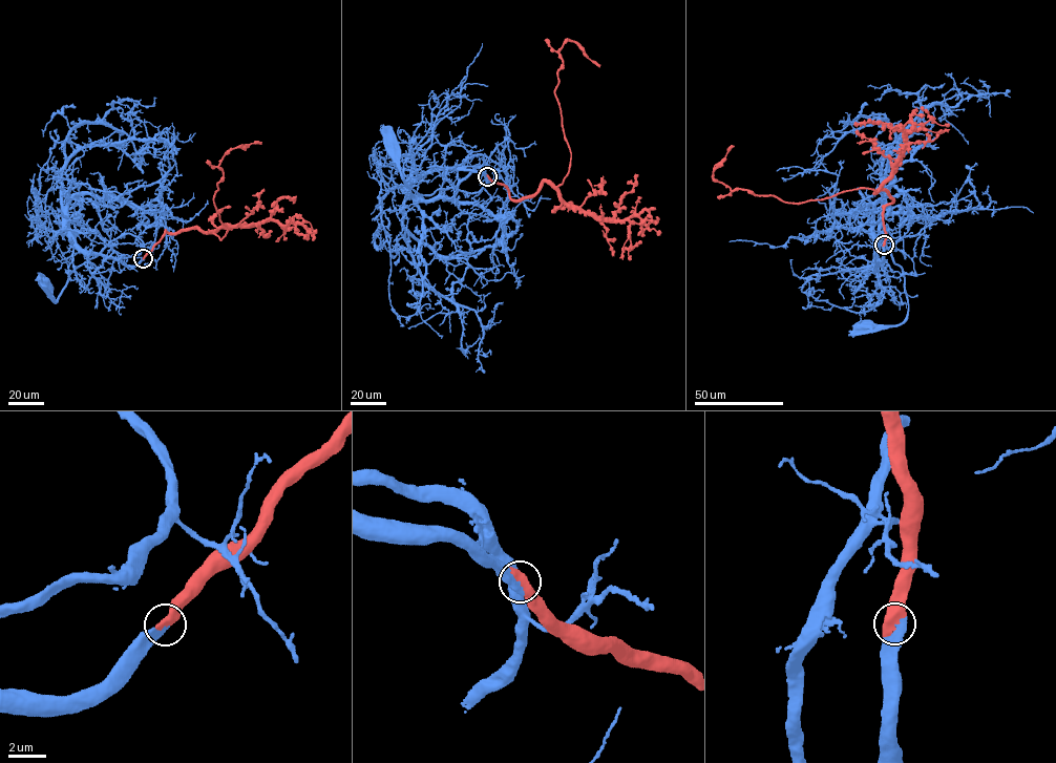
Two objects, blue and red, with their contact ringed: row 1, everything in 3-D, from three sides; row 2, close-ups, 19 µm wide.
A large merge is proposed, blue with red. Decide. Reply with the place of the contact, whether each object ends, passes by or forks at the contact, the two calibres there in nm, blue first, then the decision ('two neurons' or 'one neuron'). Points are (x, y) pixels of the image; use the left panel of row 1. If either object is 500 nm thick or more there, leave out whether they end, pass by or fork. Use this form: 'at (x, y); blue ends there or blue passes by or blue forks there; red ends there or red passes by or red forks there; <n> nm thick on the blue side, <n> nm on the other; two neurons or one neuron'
at (143, 258); 460 nm thick on the blue side, 600 nm on the other; one neuron

